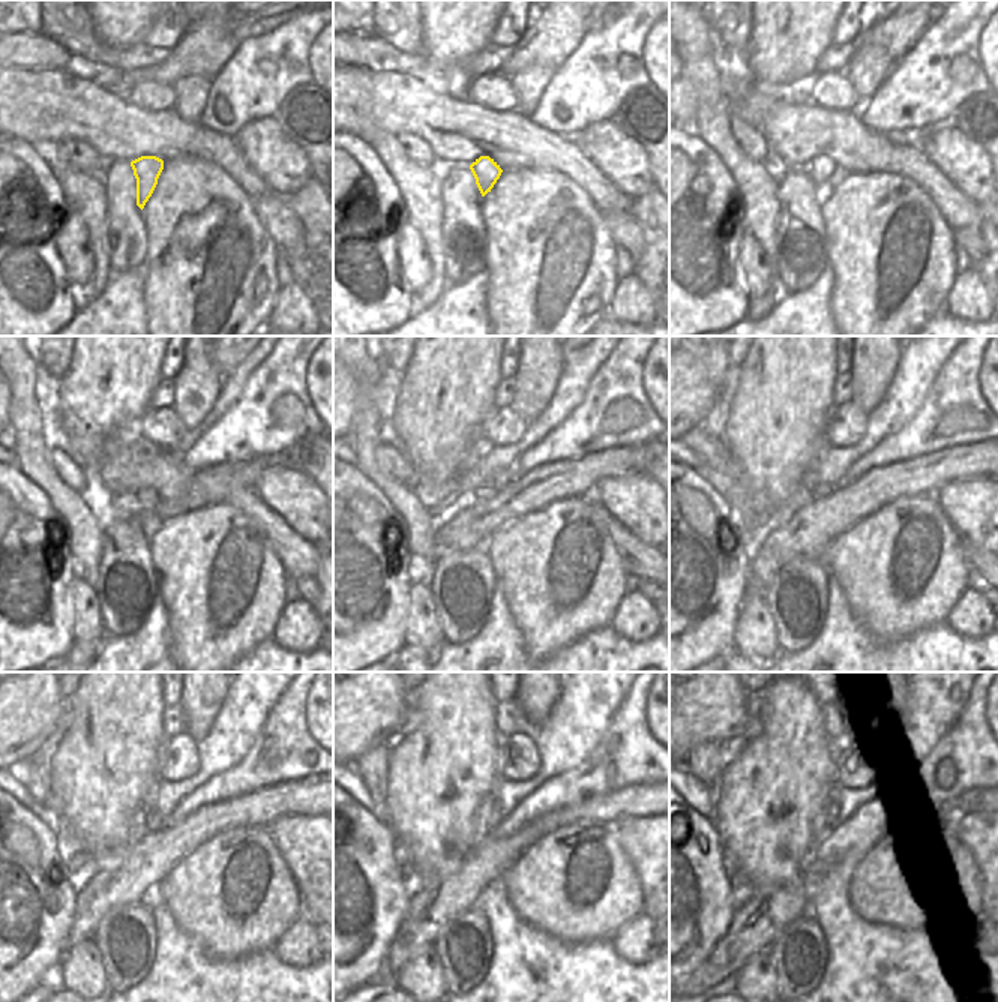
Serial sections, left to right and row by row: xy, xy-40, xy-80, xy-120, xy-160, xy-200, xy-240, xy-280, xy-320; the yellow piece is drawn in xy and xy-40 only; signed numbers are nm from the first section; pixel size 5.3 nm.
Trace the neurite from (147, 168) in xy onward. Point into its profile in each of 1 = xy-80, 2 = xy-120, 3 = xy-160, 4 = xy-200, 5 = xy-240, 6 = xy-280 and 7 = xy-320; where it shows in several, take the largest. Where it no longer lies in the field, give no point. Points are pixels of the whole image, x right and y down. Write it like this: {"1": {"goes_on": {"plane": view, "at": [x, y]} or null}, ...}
{"1": {"goes_on": {"plane": "xy-80", "at": [823, 171]}}, "2": {"goes_on": {"plane": "xy-120", "at": [146, 498]}}, "3": {"goes_on": {"plane": "xy-160", "at": [483, 492]}}, "4": {"goes_on": {"plane": "xy-200", "at": [820, 491]}}, "5": {"goes_on": {"plane": "xy-240", "at": [146, 821]}}, "6": {"goes_on": {"plane": "xy-280", "at": [486, 816]}}, "7": {"goes_on": {"plane": "xy-320", "at": [827, 818]}}}

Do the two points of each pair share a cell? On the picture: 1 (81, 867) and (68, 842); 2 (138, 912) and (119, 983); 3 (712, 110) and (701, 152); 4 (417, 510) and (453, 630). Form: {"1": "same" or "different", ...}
{"1": "same", "2": "same", "3": "different", "4": "different"}

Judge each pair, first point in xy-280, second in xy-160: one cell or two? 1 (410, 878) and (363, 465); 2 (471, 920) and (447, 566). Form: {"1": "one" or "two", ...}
{"1": "one", "2": "one"}

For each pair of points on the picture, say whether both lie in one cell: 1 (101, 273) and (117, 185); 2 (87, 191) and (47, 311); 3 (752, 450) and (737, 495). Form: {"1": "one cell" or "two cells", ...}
{"1": "two cells", "2": "two cells", "3": "two cells"}

